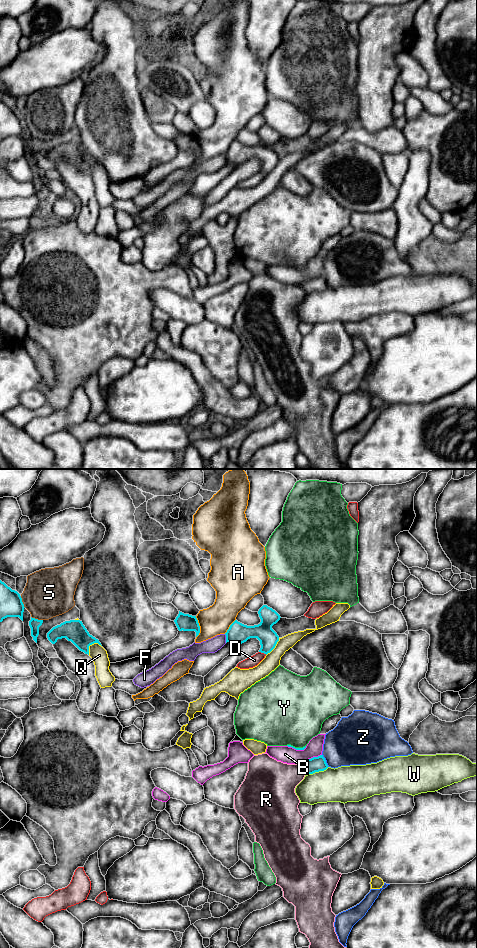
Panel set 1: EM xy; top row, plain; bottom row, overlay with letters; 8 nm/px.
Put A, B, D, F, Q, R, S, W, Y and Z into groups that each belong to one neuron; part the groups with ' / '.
A / B / D / F Z / Q / R / S / W / Y

